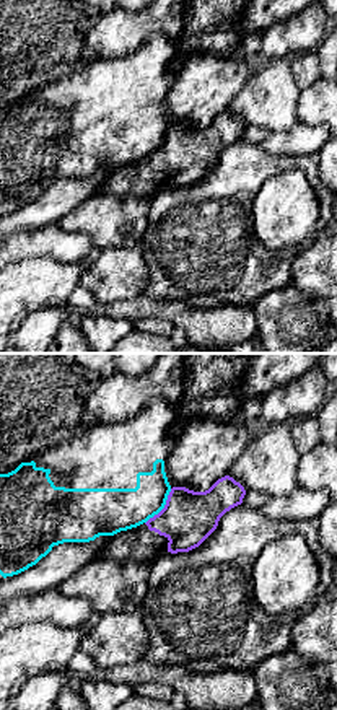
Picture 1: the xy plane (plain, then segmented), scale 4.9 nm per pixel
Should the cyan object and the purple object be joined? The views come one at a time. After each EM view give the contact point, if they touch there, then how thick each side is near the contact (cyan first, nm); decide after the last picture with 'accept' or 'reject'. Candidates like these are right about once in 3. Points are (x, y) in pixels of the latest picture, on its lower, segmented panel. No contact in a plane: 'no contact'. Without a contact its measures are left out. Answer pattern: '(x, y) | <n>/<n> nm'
(163, 507) | 220/260 nm

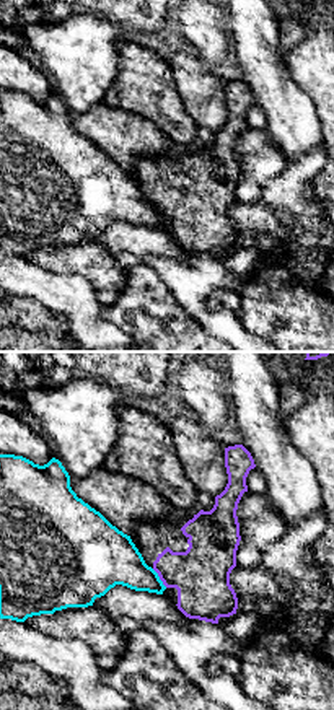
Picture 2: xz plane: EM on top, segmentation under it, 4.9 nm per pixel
(158, 578) | 260/280 nm

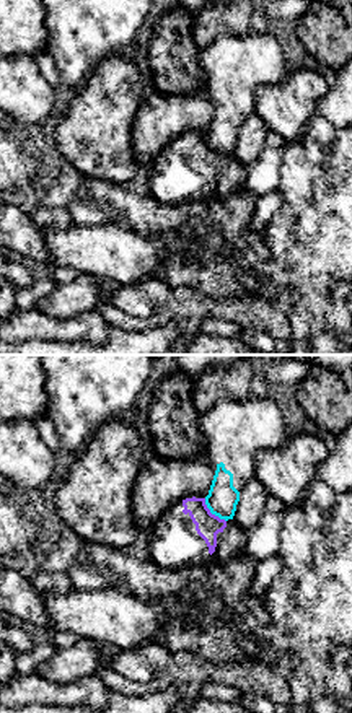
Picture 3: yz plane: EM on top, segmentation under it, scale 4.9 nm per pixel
(212, 513) | 150/120 nm

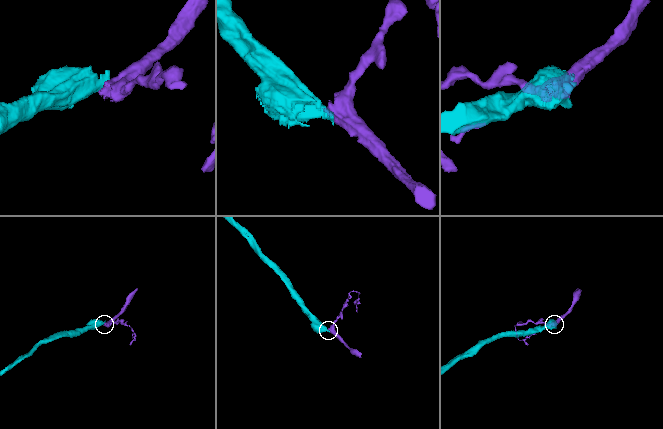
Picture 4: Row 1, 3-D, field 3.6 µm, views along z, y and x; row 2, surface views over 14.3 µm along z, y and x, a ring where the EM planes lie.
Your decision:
reject

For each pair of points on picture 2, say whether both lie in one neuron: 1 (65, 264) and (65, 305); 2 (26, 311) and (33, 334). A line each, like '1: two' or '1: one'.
1: two
2: one

